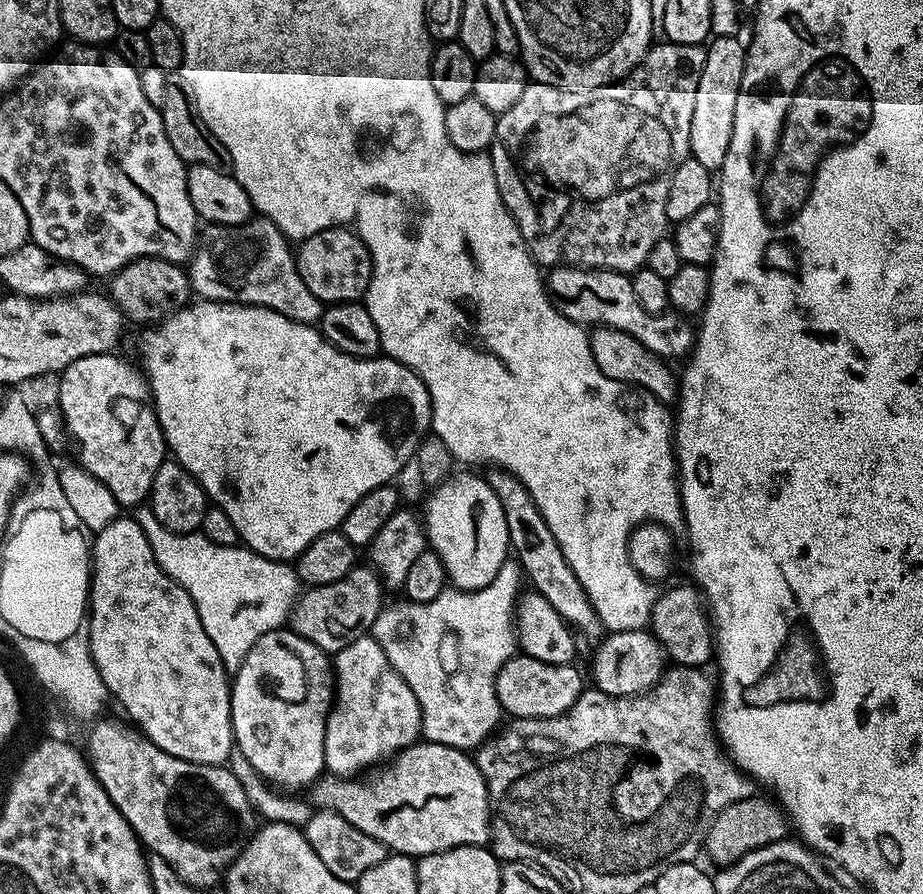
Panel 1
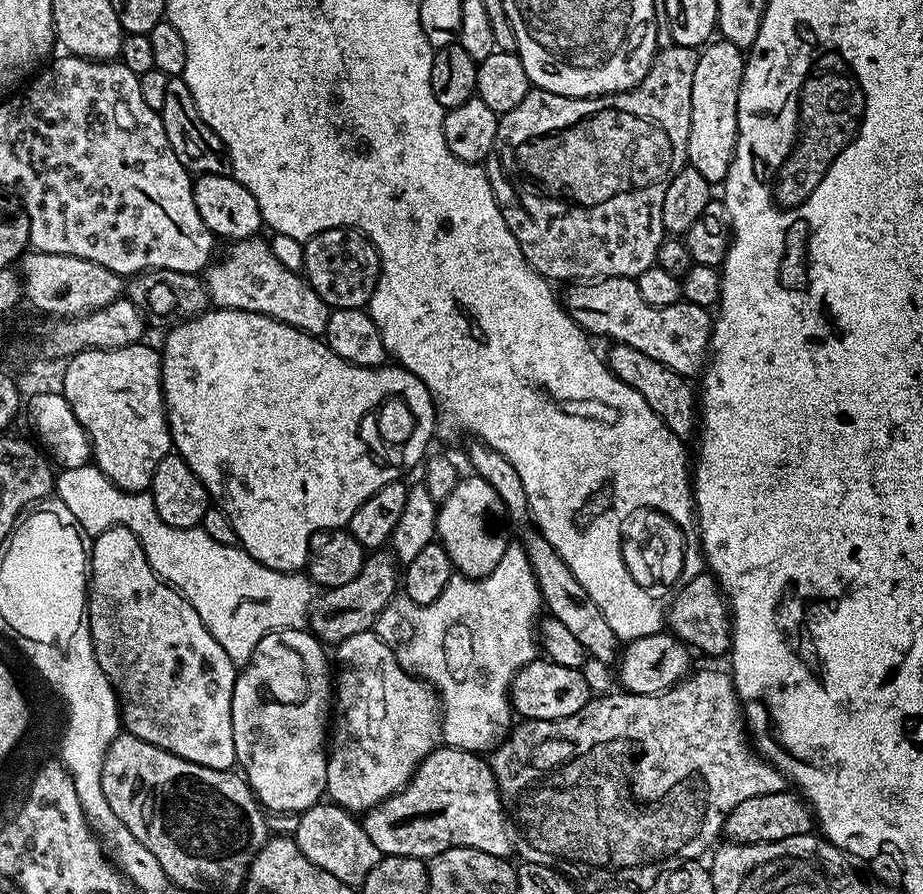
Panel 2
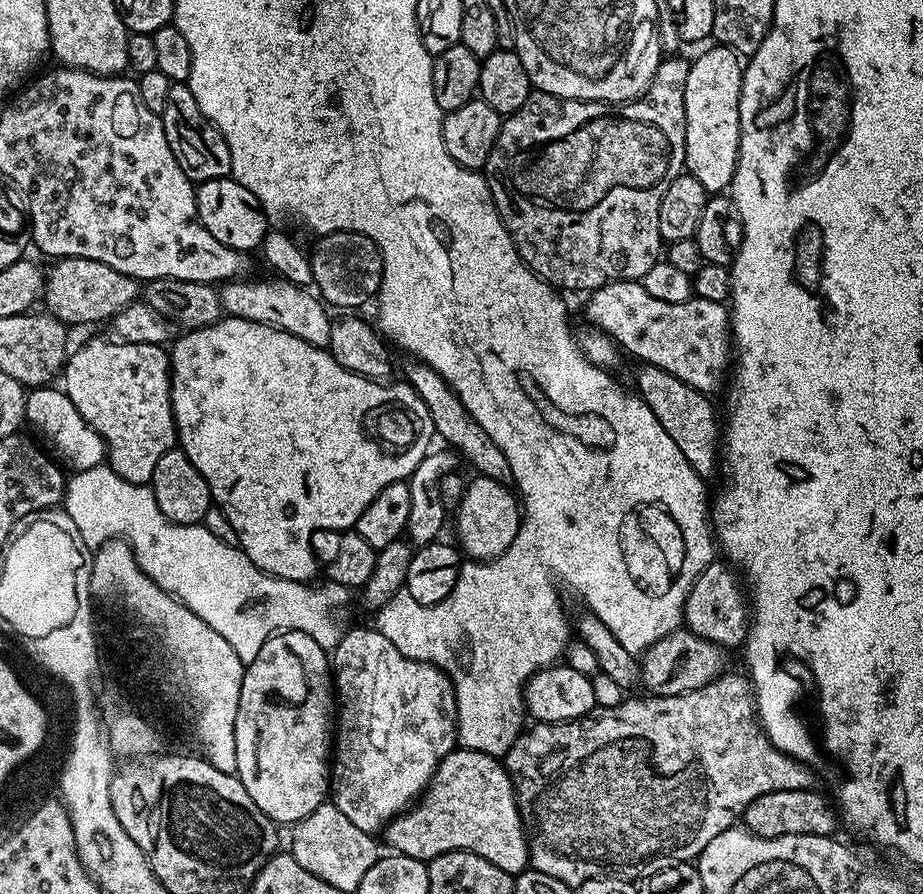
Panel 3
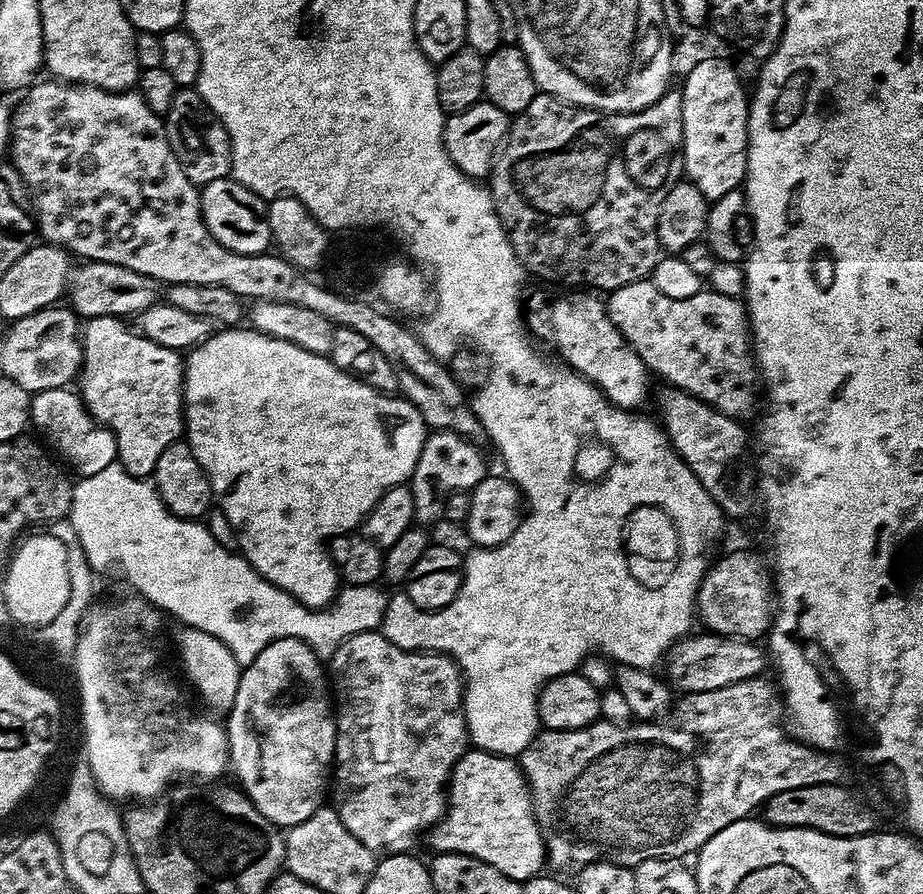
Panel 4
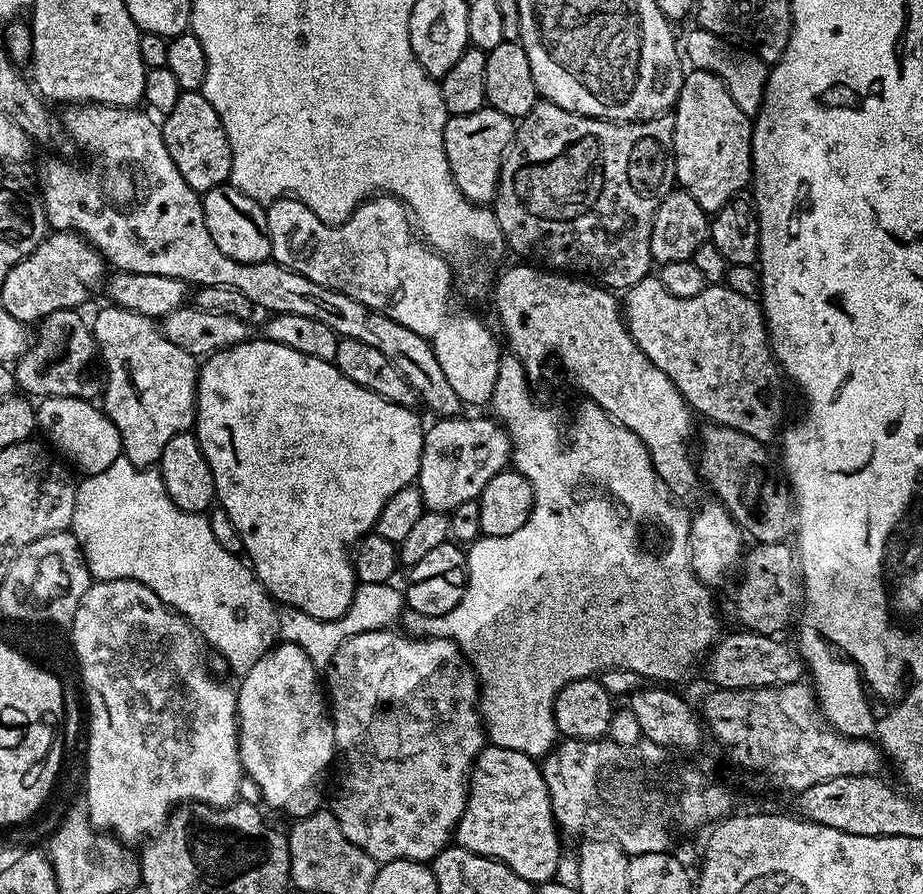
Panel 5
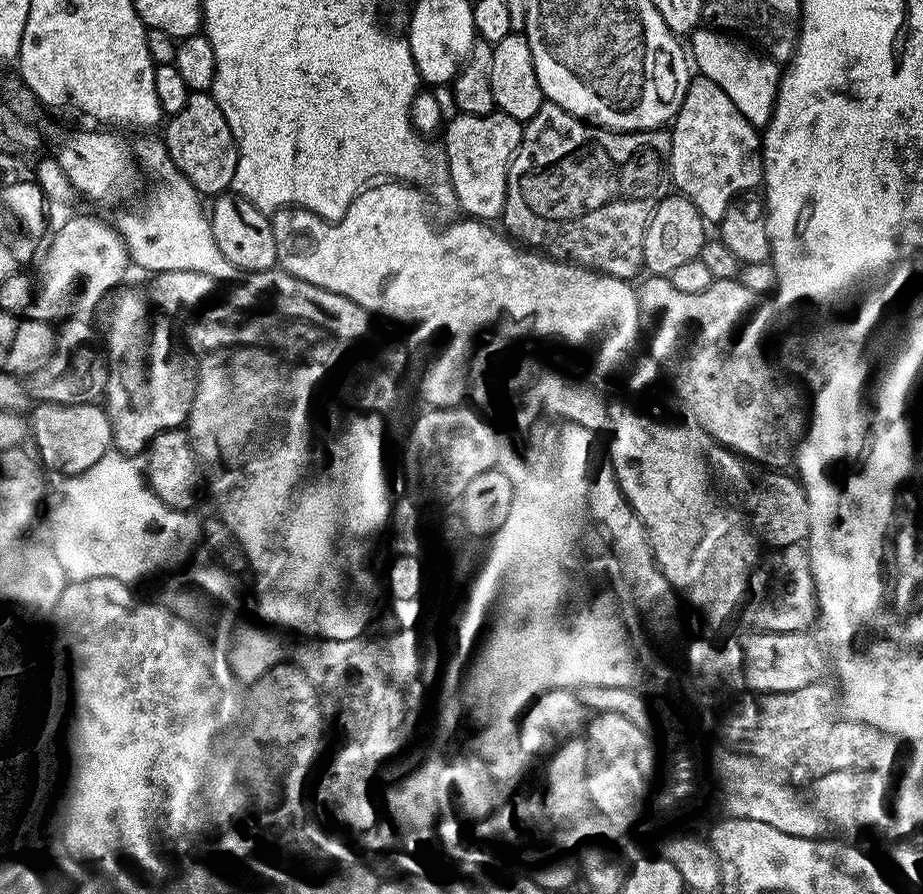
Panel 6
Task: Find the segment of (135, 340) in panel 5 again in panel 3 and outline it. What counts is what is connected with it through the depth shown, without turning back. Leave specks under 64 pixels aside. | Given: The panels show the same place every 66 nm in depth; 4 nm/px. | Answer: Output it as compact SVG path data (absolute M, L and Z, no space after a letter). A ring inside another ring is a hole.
M115 339L88 340L73 351L62 369L62 391L74 402L74 410L104 439L106 460L126 482L151 485L158 458L177 443L172 416L170 356L159 344L125 344Z

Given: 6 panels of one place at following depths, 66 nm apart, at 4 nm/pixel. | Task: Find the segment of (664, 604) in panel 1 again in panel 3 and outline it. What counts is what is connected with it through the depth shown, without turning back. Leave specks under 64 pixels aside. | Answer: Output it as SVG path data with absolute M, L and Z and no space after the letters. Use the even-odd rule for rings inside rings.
M716 558L706 566L686 598L682 624L687 631L698 634L698 638L706 638L706 642L714 642L719 648L731 650L743 645L750 627L750 600L737 569L731 563Z

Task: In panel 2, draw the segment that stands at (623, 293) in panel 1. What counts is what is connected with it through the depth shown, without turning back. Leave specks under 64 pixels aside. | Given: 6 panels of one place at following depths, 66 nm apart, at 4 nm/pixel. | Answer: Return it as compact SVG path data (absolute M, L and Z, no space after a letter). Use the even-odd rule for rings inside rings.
M606 276L591 282L576 282L571 285L568 293L563 293L562 303L567 308L570 318L579 328L596 336L609 336L609 341L626 346L634 346L634 350L642 350L654 362L662 362L662 366L670 366L678 374L696 378L703 373L704 365L710 356L712 343L713 313L702 306L694 306L681 302L674 306L650 306L642 294L638 294L638 286L631 276Z

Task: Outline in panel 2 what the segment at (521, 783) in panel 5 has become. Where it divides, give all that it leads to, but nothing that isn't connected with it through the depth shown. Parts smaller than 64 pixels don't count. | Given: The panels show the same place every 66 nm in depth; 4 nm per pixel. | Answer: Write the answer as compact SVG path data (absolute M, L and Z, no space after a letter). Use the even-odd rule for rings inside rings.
M438 746L432 753L416 767L415 774L408 780L408 785L395 792L390 798L386 798L380 804L375 804L373 808L369 808L363 813L362 823L366 834L374 842L374 846L378 846L384 856L418 856L421 858L431 858L442 854L444 848L473 848L474 850L482 850L486 854L494 854L501 858L508 858L511 852L514 852L514 844L512 848L512 836L508 833L509 817L504 811L504 804L500 800L500 791L496 785L496 779L492 773L491 763L483 755L475 752L467 752L461 748L450 748L447 746Z

